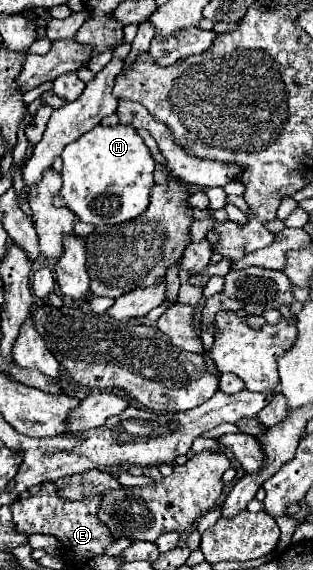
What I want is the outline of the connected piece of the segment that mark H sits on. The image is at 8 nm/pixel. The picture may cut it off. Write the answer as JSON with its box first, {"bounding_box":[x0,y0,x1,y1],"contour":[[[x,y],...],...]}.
{"bounding_box":[58,126,154,224],"contour":[[[102,126],[82,134],[62,152],[64,186],[58,206],[68,206],[82,222],[118,224],[138,218],[148,208],[150,190],[154,188],[154,158],[144,140],[132,126]]]}

